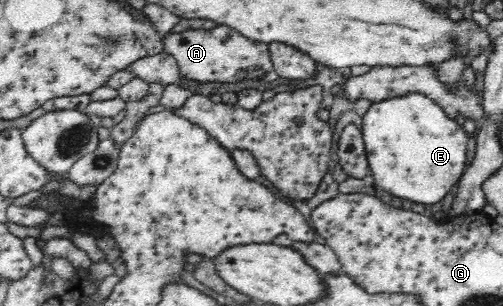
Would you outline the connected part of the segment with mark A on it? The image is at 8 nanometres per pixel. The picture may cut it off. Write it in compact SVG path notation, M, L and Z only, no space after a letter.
M219 24L210 29L189 29L162 35L163 51L174 58L178 74L199 83L237 83L247 78L264 78L274 70L269 45L243 36L238 30Z

